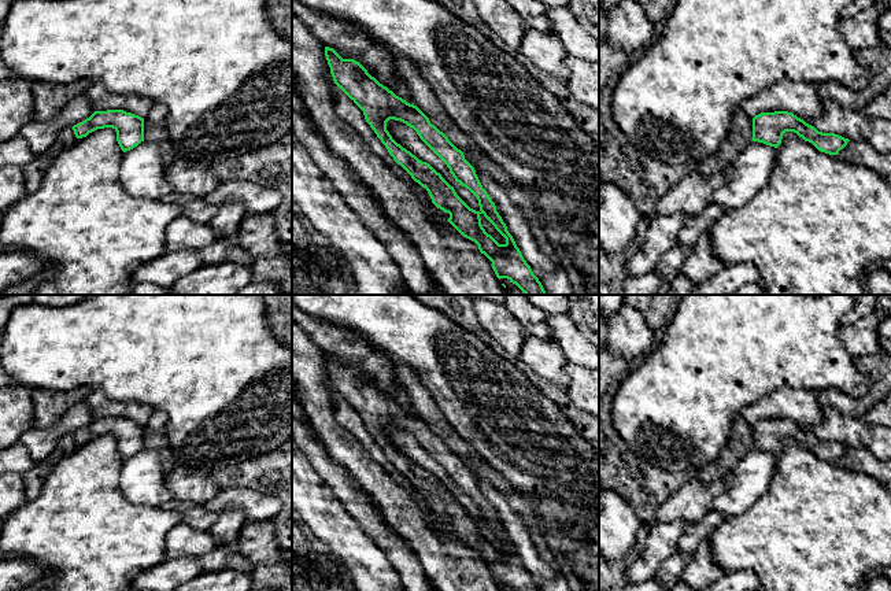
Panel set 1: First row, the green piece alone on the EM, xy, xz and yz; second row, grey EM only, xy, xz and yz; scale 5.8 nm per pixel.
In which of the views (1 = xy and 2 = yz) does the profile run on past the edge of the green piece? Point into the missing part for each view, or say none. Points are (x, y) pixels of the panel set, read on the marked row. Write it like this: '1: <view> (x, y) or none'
1: none
2: none

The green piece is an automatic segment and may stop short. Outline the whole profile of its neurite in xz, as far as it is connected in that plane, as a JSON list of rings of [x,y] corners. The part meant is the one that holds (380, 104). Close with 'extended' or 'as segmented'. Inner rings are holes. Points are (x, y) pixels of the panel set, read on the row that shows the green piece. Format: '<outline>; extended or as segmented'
[[[325,47],[325,56],[334,84],[363,111],[366,122],[388,149],[393,160],[411,178],[425,188],[432,203],[450,214],[448,222],[466,239],[478,245],[491,262],[496,277],[507,278],[525,295],[547,295],[539,278],[524,259],[496,206],[483,188],[474,167],[465,159],[448,137],[430,123],[429,118],[414,104],[396,96],[371,77],[354,59],[343,59],[333,48]],[[389,119],[400,121],[413,128],[419,138],[447,165],[450,173],[478,200],[480,210],[470,208],[440,173],[429,163],[419,160],[398,144],[387,130]],[[484,215],[506,239],[499,244],[481,225]]]; as segmented

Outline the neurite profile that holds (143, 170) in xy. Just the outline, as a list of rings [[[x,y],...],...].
[[[141,141],[137,147],[123,152],[119,178],[122,188],[143,199],[159,200],[174,192],[166,178],[164,163],[159,144]]]

